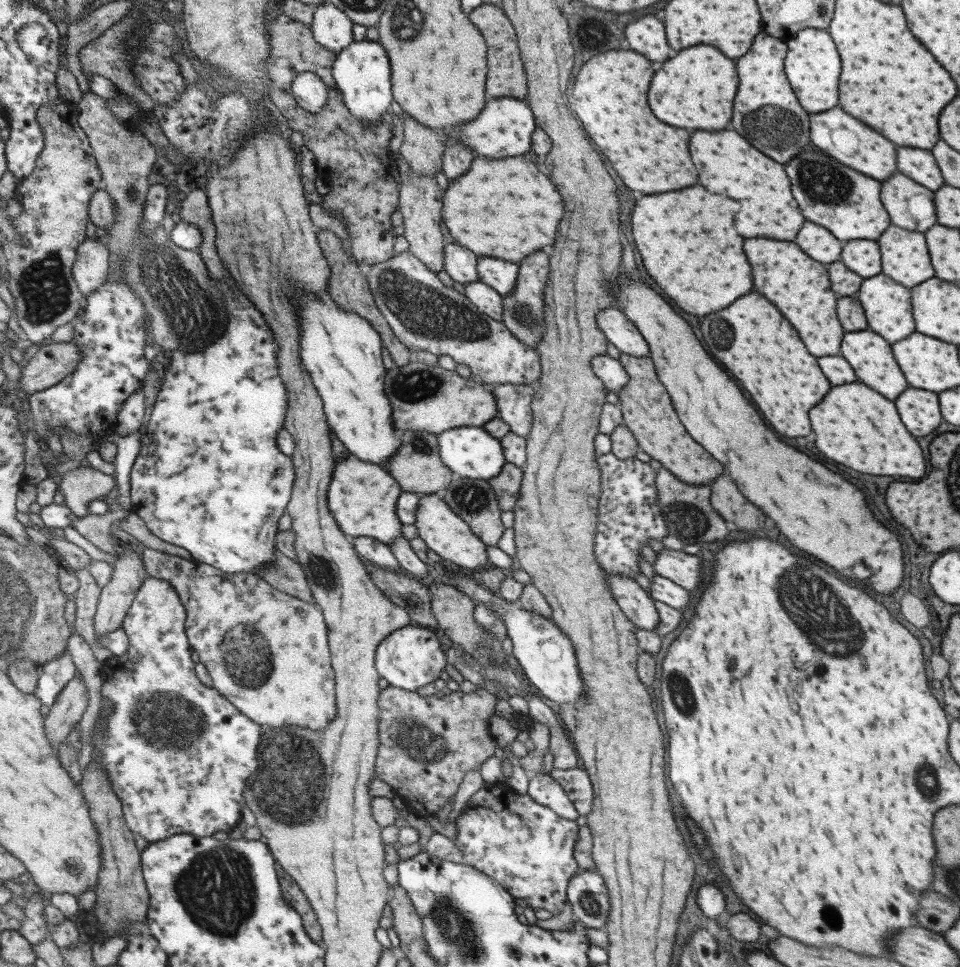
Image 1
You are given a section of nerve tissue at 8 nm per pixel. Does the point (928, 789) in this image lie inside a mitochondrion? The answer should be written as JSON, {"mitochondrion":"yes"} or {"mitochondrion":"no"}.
{"mitochondrion":"yes"}

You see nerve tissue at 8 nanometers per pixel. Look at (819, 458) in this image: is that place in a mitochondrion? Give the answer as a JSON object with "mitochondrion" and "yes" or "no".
{"mitochondrion":"no"}

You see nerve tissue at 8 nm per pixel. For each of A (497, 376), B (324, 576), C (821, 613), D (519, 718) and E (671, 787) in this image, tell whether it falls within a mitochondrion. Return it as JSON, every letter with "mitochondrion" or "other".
{"A":"other","B":"mitochondrion","C":"mitochondrion","D":"other","E":"other"}

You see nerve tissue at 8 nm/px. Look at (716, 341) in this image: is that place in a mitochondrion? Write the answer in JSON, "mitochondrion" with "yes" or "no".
{"mitochondrion":"yes"}

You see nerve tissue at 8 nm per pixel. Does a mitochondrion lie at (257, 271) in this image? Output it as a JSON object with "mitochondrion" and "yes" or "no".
{"mitochondrion":"no"}

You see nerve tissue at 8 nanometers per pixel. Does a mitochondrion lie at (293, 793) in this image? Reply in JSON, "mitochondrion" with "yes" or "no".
{"mitochondrion":"yes"}

